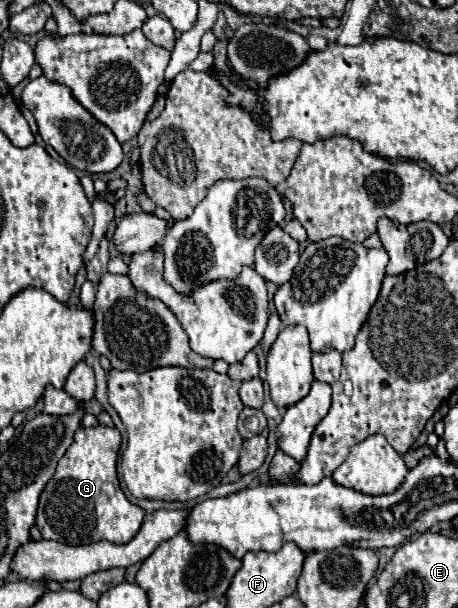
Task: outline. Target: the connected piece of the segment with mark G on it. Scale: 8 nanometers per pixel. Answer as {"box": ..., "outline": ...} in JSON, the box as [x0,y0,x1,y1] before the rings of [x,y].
{"box":[35,426,145,544],"outline":[[[95,426],[79,428],[75,442],[57,464],[57,472],[47,482],[39,498],[39,510],[35,526],[41,530],[43,540],[57,540],[63,544],[89,544],[109,540],[115,544],[127,544],[143,524],[145,510],[131,504],[117,480],[117,454],[121,446],[121,434],[117,428]]]}

